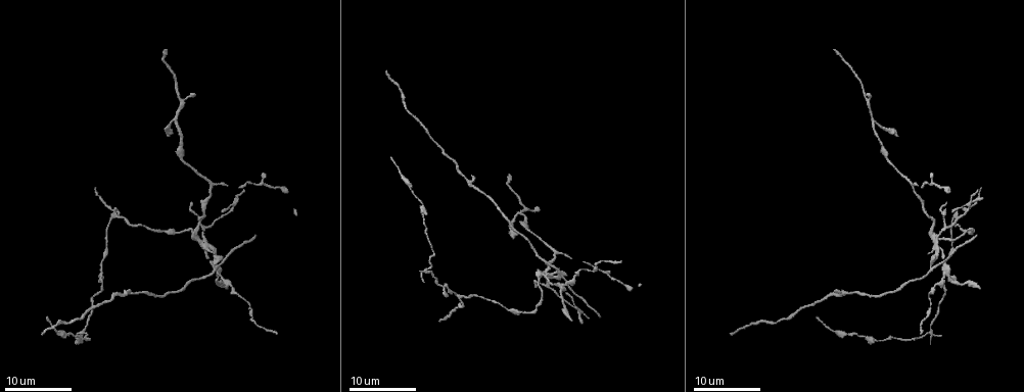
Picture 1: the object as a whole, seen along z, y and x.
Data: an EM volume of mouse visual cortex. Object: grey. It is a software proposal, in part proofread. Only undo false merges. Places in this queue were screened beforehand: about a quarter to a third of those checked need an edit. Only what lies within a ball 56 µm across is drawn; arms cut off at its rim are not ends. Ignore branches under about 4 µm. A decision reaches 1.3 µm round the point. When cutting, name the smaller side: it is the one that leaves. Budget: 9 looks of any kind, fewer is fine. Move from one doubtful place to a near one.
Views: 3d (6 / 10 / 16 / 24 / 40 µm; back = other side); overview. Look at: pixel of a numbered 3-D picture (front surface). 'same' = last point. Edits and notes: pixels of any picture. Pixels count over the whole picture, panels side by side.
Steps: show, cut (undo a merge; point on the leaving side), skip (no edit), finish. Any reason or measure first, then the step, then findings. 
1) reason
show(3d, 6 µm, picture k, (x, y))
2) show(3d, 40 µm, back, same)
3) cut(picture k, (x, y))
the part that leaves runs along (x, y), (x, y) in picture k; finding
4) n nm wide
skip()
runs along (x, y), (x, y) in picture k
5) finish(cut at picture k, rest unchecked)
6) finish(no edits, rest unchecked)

three arms meet
show(3d, 16 µm, picture 1, (216, 185))

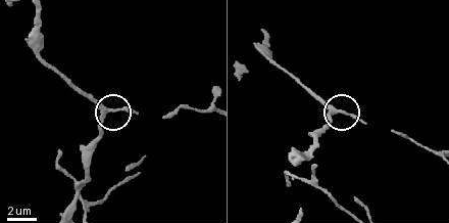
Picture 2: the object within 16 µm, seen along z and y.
show(3d, 6 µm, picture 2, (335, 111))

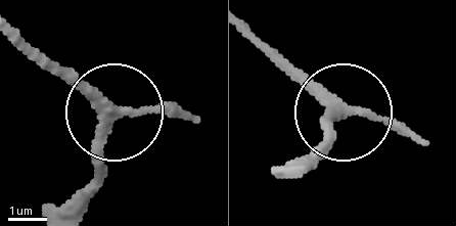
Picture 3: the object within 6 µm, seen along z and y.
skip()
runs along (67, 208), (91, 178), (114, 112), (198, 116) in picture 3; continuous, no second neuron

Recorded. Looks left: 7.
show(3d, 16 µm, picture 1, (547, 278))

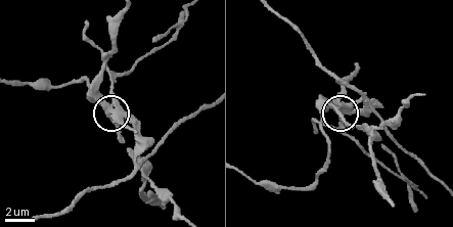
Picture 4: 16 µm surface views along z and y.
show(3d, 6 µm, picture 4, (343, 115))

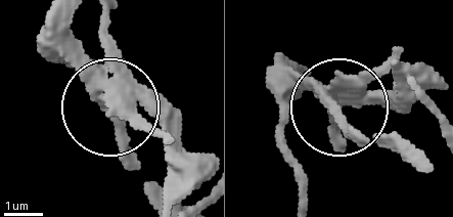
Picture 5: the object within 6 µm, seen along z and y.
show(3d, 6 µm, back, picture 5, (335, 110))

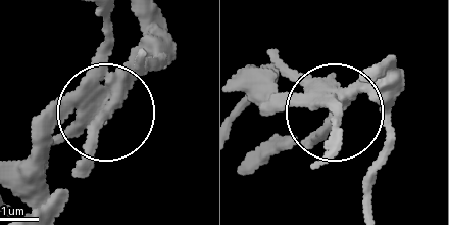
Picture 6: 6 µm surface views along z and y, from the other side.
cut(picture 6, (48, 111))
a second neuron is stuck on

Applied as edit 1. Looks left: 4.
branch point
show(3d, 16 µm, picture 1, (948, 274))

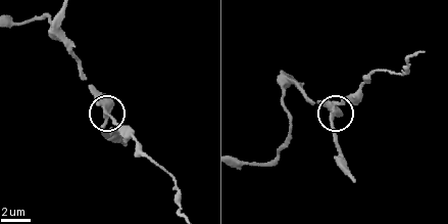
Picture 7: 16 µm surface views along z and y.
show(3d, 6 µm, picture 7, (106, 117))

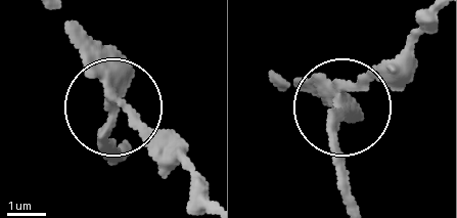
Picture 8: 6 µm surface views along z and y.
side arm 6 µm; 3 arms
skip()
one neuron here

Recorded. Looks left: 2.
sudden change in width
show(3d, 16 µm, picture 1, (181, 161))

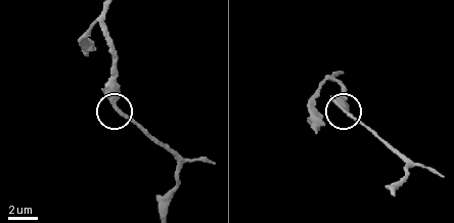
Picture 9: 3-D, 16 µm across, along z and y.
show(3d, 10 µm, picture 9, (117, 109))

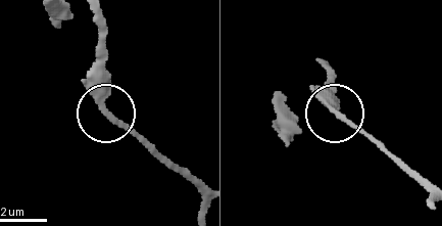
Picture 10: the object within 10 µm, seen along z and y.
skip()
runs along (199, 210), (194, 187), (108, 110), (106, 59) in picture 10; all the same neuron

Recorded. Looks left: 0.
finish(cut at picture 6, rest unchecked)

